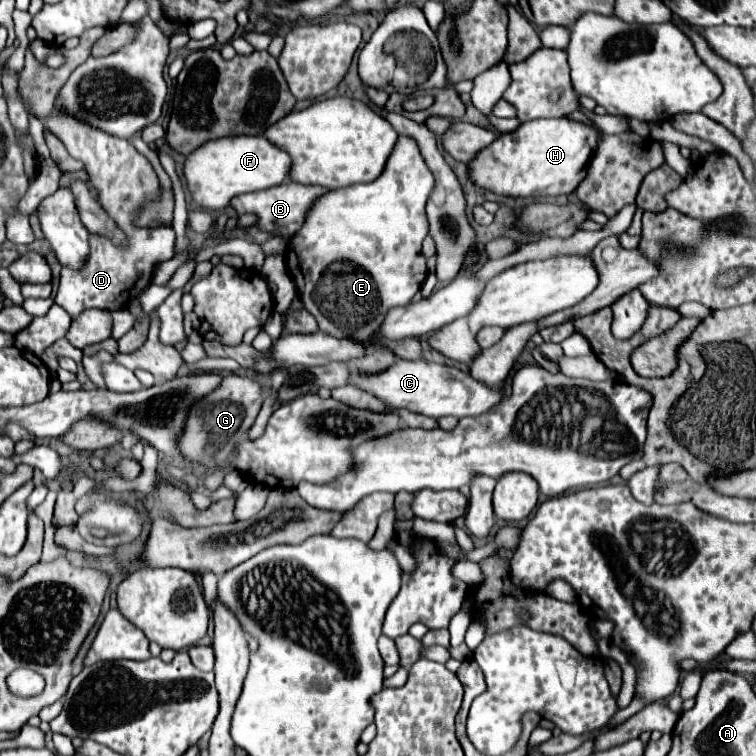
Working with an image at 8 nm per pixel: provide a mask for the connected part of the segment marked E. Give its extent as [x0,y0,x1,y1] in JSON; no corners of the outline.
[285,136,433,340]

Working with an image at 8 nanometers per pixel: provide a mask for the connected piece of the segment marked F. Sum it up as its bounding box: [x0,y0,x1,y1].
[183,136,291,210]

